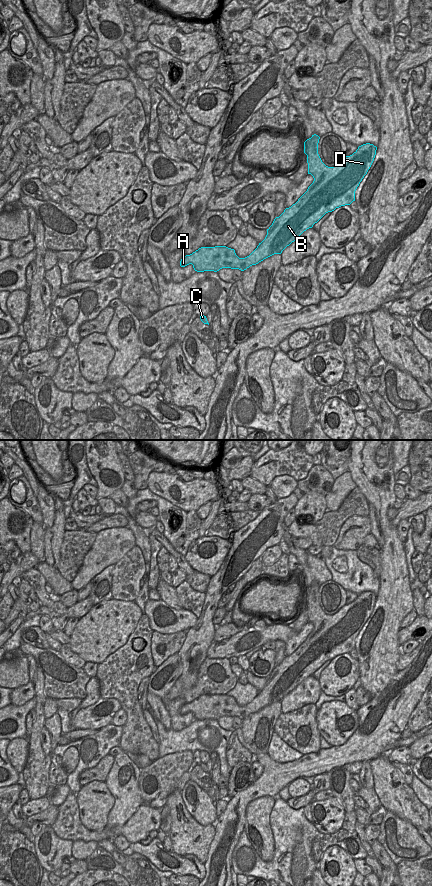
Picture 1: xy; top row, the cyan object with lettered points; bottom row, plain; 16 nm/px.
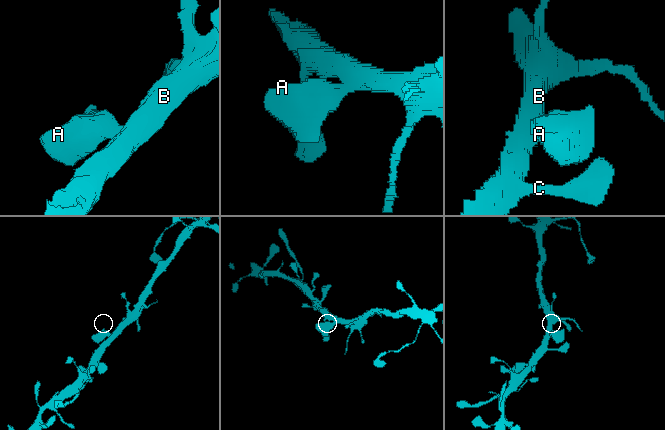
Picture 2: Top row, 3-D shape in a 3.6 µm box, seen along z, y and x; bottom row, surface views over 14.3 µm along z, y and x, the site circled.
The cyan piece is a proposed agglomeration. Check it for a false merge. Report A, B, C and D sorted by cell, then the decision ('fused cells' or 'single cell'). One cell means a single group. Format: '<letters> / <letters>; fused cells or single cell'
A B C D; single cell

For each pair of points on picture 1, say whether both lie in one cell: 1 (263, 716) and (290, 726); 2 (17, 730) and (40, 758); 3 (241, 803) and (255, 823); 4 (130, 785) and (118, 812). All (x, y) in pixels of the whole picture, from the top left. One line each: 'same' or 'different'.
1: different
2: different
3: different
4: same

